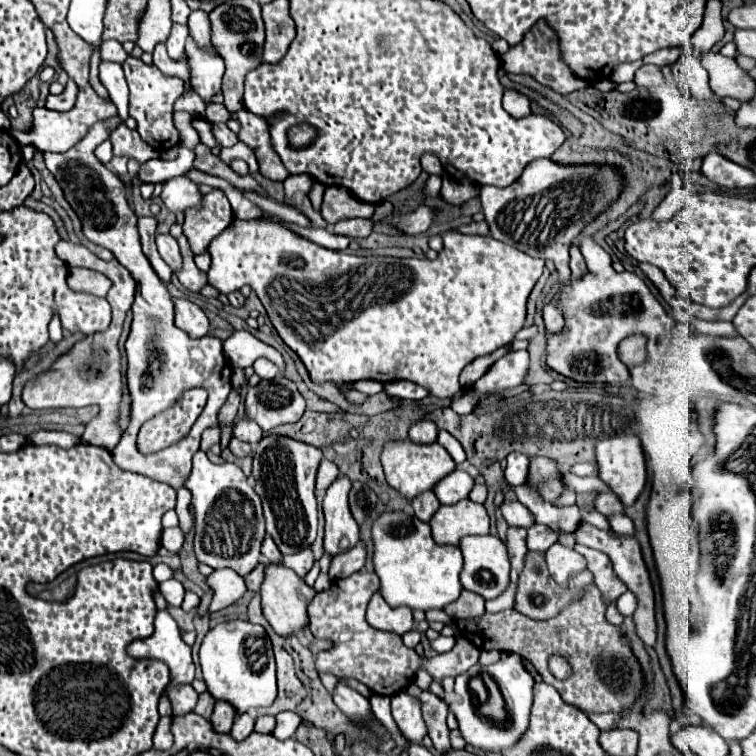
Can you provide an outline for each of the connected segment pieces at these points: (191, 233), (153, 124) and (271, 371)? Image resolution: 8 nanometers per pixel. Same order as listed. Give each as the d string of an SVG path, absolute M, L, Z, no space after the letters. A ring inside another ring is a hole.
M212 191L204 197L202 207L188 209L182 229L192 253L204 253L208 243L218 235L218 231L224 231L224 227L228 227L232 219L234 213L224 191Z
M128 57L122 64L129 88L129 116L136 119L140 137L156 149L170 149L178 143L178 131L172 123L172 105L184 91L184 81L164 75L156 65L146 65L140 58Z
M264 357L256 359L252 367L254 367L254 371L256 371L256 375L258 375L260 379L274 379L274 377L278 375L278 367L276 367L272 361L264 359Z

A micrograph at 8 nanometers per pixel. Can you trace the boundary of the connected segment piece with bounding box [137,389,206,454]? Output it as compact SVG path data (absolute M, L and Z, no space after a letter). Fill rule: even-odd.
M190 389L174 407L142 425L137 437L138 450L143 454L156 453L164 447L170 447L170 443L178 443L180 439L184 439L202 413L204 403L206 391Z

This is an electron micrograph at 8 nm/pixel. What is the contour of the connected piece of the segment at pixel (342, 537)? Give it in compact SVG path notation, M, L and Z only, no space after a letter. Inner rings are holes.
M340 475L326 491L322 507L326 517L326 537L324 549L330 555L338 555L348 551L358 543L358 523L350 515L348 493L352 489L352 481Z

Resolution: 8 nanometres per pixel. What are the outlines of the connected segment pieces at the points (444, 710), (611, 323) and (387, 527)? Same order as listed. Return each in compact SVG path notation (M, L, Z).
M414 683L406 689L410 695L418 697L422 703L422 717L428 727L428 735L434 743L434 747L444 753L450 751L450 737L448 737L448 727L446 727L446 717L448 717L448 705L444 699L436 697L432 691L422 691Z
M588 237L580 243L580 251L582 251L584 259L588 261L588 273L580 281L572 281L572 285L564 287L562 293L560 293L568 335L566 337L554 335L548 341L546 363L554 371L558 371L558 373L562 373L562 375L566 375L568 379L574 379L574 381L582 381L582 383L624 383L624 381L628 381L628 367L618 359L616 345L624 337L638 335L638 333L648 337L648 339L664 343L664 341L670 339L670 335L674 331L674 319L662 309L662 305L650 293L644 279L640 279L636 273L630 273L630 271L616 273L612 269L610 255L600 245L596 245L592 237Z
M384 513L372 525L374 567L380 577L380 593L392 607L410 609L444 609L462 593L462 553L458 547L434 543L430 525L412 519L406 513Z

